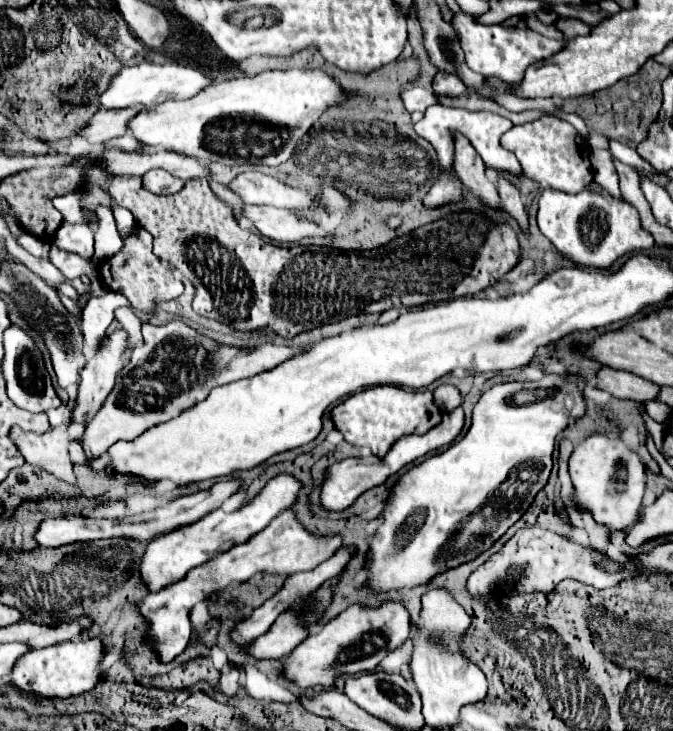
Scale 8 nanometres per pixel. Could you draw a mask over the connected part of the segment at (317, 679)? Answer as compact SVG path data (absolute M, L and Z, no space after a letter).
M382 602L380 606L354 604L336 618L328 620L320 630L312 632L284 662L284 676L300 688L316 684L330 686L340 674L362 674L374 670L388 652L398 648L410 634L408 610L398 602Z

